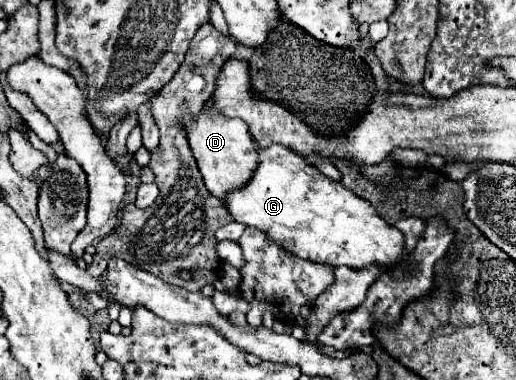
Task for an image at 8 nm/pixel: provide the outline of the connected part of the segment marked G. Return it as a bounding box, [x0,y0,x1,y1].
[225,145,407,273]

